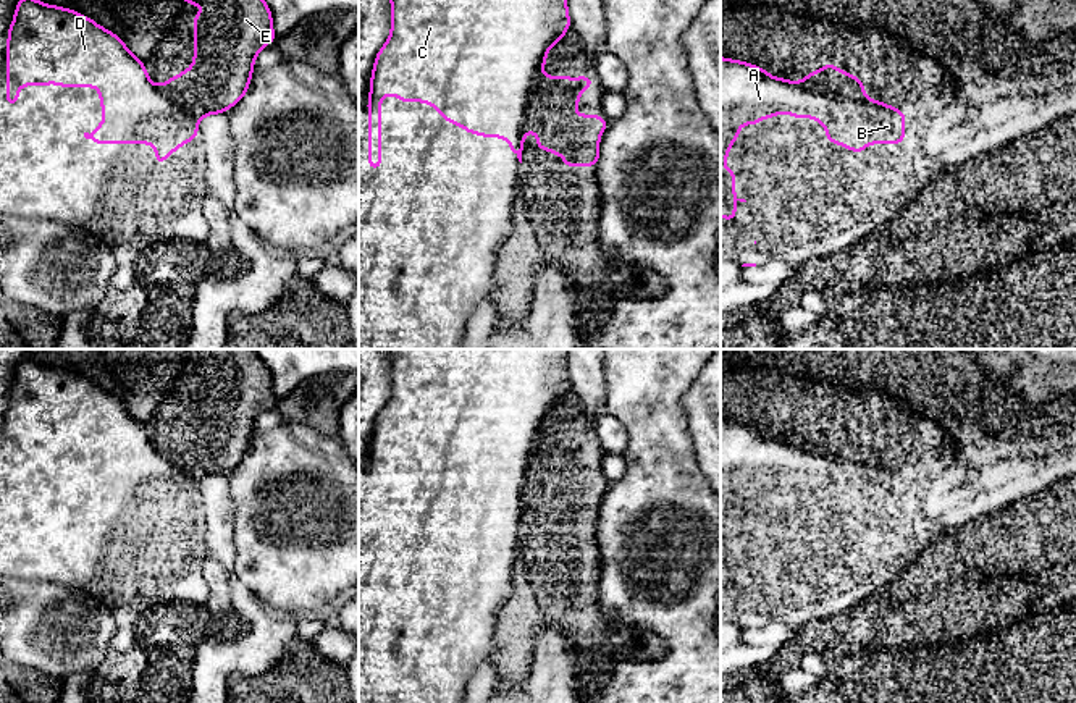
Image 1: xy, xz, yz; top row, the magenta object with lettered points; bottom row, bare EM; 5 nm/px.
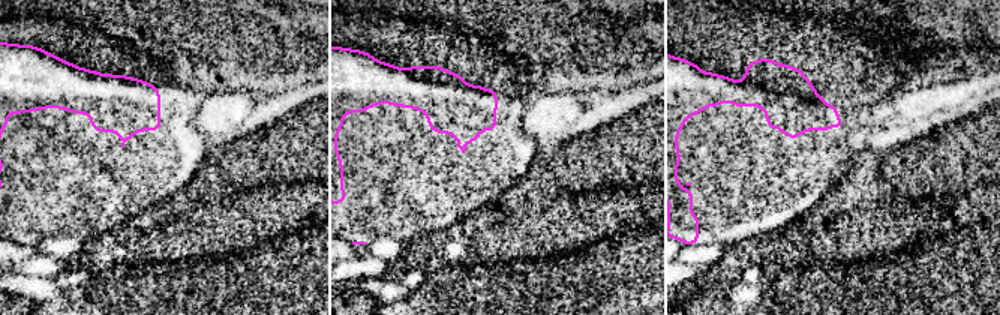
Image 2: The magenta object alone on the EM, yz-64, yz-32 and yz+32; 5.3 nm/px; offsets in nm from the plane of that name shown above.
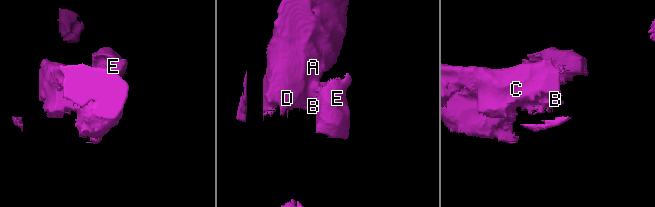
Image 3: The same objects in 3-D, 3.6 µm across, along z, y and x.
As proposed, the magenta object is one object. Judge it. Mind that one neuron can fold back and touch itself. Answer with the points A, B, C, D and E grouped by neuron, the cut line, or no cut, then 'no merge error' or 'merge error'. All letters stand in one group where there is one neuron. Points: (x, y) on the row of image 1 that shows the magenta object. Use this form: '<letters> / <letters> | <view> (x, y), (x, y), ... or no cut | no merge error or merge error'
A B C D / E | yz (797, 83), (836, 96), (861, 96), (873, 107), (887, 107) | merge error

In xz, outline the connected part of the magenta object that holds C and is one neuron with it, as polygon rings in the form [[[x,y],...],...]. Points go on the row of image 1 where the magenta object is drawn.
[[[391,0],[391,32],[375,57],[368,95],[368,168],[381,168],[381,97],[425,102],[469,134],[502,137],[522,163],[522,134],[530,129],[530,100],[543,82],[548,52],[572,26],[567,0]]]

